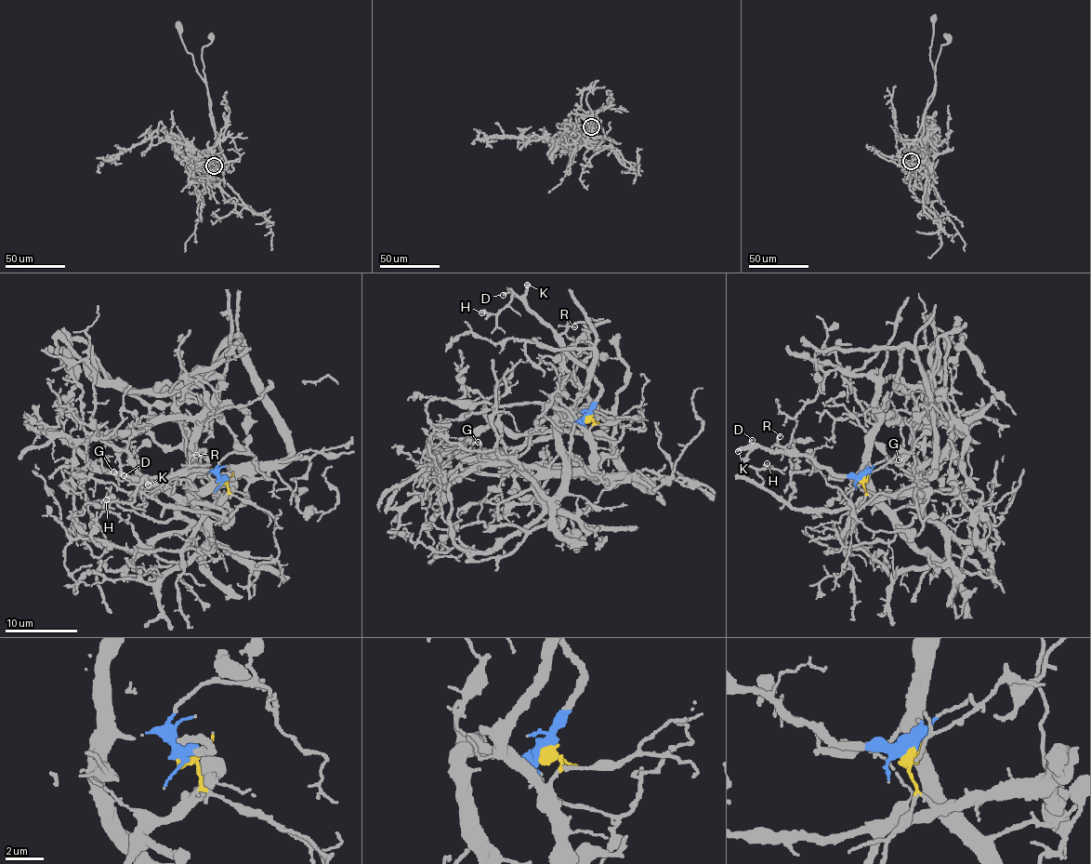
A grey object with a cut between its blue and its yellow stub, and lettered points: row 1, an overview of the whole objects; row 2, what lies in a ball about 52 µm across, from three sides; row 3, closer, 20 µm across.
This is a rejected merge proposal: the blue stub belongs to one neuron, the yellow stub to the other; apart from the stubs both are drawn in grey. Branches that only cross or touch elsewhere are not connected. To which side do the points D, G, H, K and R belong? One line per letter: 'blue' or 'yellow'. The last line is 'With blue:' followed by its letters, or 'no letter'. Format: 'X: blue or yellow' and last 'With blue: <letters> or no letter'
D: blue
G: yellow
H: blue
K: blue
R: blue
With blue: D, H, K, R

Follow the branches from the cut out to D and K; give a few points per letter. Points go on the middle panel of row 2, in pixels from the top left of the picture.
D: (587, 418), (600, 386), (564, 350), (555, 332), (523, 301), (510, 293), (504, 295)
K: (587, 418), (600, 386), (564, 350), (555, 332), (528, 307), (524, 291), (528, 285)

